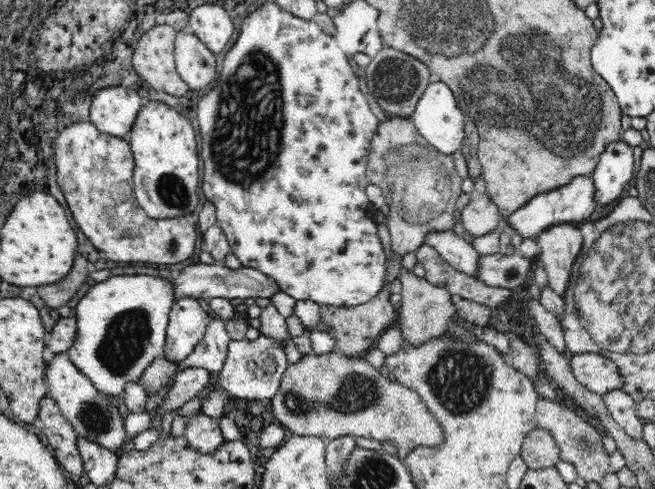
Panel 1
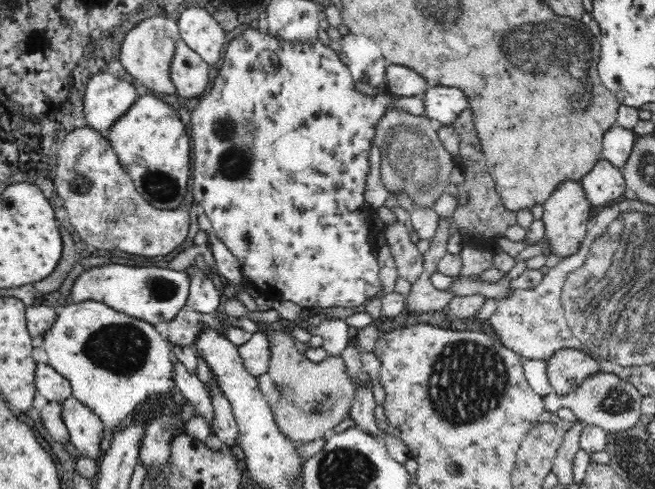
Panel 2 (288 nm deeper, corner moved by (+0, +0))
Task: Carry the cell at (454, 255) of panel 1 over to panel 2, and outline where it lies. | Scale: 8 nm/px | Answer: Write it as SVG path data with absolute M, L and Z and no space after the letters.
M398 192L394 194L396 202L398 202L398 208L404 208L410 218L412 218L412 226L414 230L418 232L418 238L424 242L432 242L432 238L436 236L436 230L438 230L438 224L440 224L440 216L430 210L430 208L420 208L412 196L408 196L406 192Z

